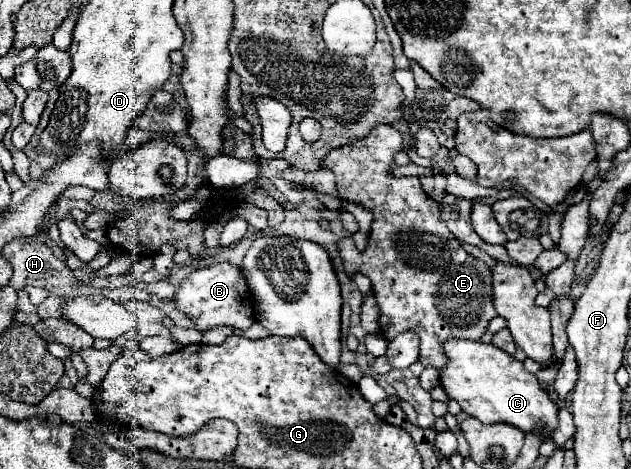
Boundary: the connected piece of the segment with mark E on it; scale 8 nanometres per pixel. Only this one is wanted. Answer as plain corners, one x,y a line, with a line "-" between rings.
382,124
376,126
376,130
370,132
366,138
358,140
358,144
330,150
322,160
322,168
328,168
336,174
336,186
342,200
352,198
356,200
356,204
368,208
374,214
368,246
364,252
358,252
356,264
350,264
350,238
340,240
338,248
344,260
344,268
350,276
354,272
362,272
372,280
372,288
380,306
380,332
386,336
386,340
392,340
404,330
416,330
422,342
420,362
424,366
440,370
446,362
442,354
444,340
480,340
488,328
488,322
496,316
496,310
492,306
492,278
490,268
482,260
472,258
448,230
446,222
440,216
440,204
422,190
420,180
416,176
394,178
390,174
390,166
394,166
392,158
398,150
402,150
402,134
396,128

